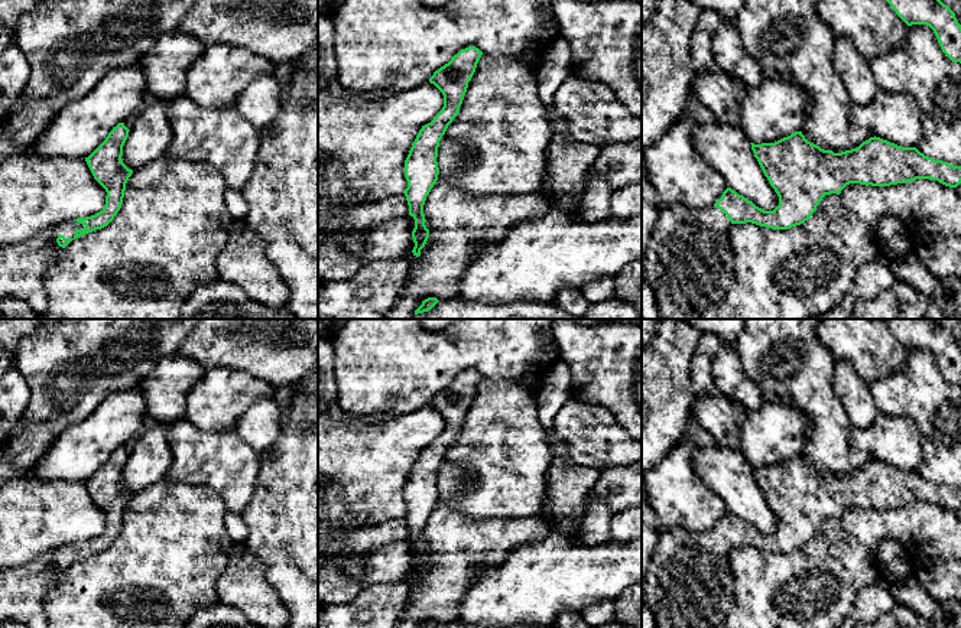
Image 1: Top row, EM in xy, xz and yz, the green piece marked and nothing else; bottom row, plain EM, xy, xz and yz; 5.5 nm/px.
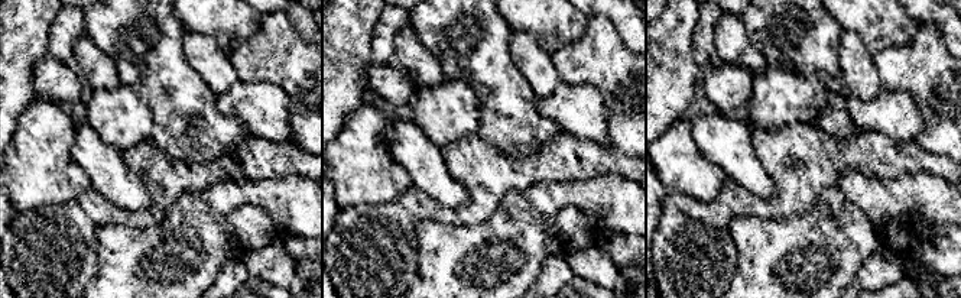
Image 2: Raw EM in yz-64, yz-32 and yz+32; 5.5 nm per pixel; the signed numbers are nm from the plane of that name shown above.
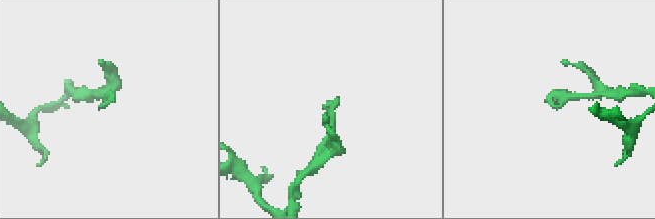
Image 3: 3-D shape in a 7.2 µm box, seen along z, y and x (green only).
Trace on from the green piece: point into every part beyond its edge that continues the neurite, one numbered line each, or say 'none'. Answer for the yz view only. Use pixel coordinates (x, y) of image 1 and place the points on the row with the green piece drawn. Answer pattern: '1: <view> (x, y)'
1: yz (691, 263)

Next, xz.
none

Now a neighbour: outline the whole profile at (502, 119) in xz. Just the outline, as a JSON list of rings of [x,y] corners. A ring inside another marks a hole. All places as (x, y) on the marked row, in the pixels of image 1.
[[[483,53],[445,134],[474,152],[454,180],[464,192],[481,196],[540,191],[553,131],[526,62]]]

